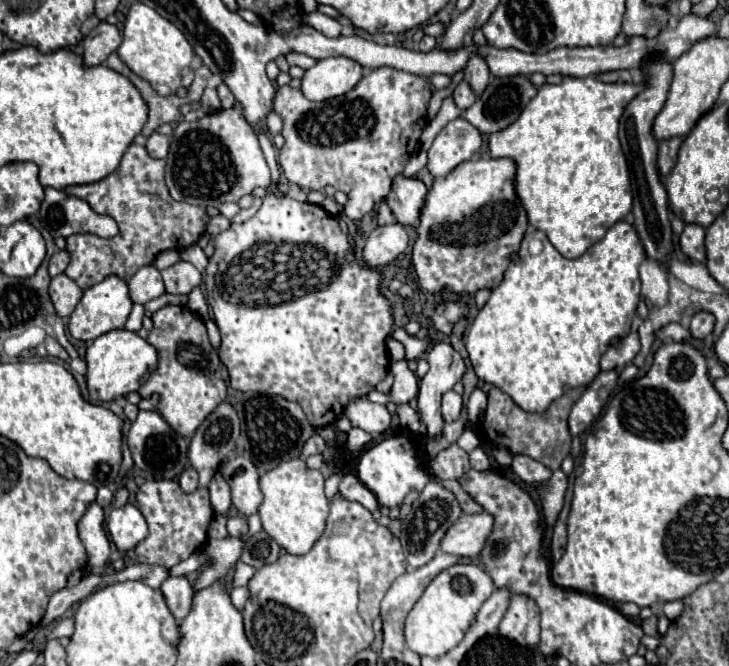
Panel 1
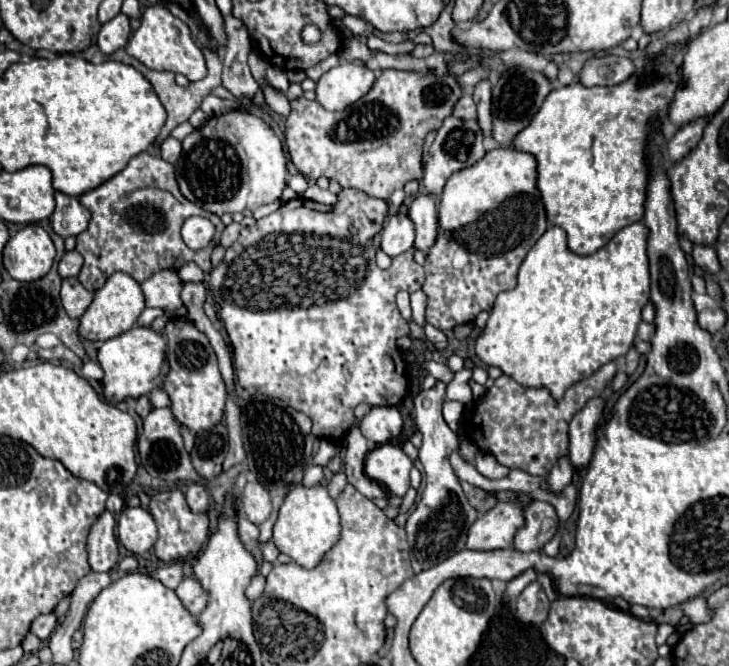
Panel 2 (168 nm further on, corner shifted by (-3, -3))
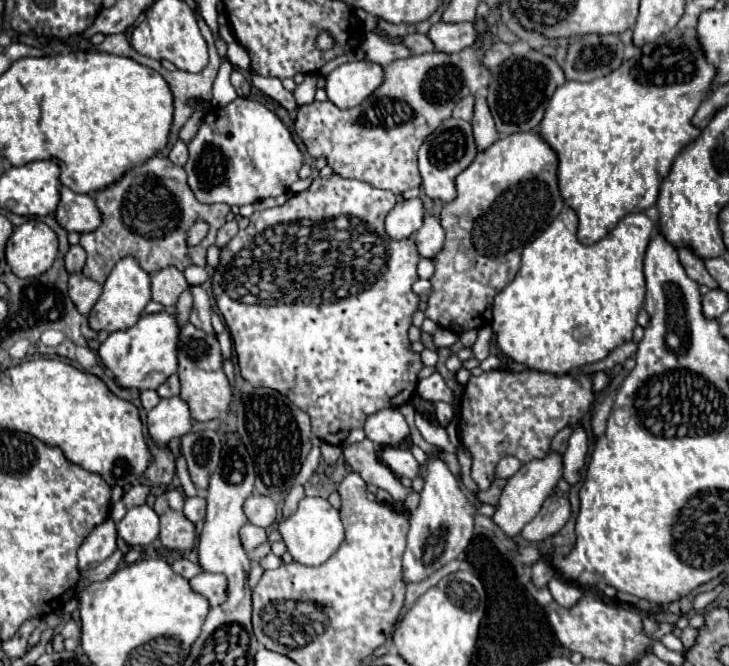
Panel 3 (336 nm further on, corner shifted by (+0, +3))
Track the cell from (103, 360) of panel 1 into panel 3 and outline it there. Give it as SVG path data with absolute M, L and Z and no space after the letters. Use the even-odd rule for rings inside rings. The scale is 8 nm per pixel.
M152 313L142 315L140 321L124 331L114 331L108 339L100 345L98 355L102 363L114 373L114 379L124 389L158 389L172 373L176 373L178 359L176 359L176 343L178 343L178 323L174 315Z

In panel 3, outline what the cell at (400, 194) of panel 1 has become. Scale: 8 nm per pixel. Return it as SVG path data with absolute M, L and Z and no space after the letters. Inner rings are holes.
M426 215L424 225L414 235L414 241L416 241L418 253L422 257L432 259L442 249L442 243L444 243L444 229L442 229L440 221L432 215Z

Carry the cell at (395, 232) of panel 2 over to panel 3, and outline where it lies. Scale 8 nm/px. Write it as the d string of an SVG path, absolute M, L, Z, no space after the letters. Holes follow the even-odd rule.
M402 199L386 217L386 233L392 241L408 239L416 233L424 219L424 205L420 199Z

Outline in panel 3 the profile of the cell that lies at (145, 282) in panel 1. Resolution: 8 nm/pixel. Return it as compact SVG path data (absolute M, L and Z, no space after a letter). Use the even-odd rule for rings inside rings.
M166 267L152 275L152 301L162 303L164 307L176 305L178 295L184 289L188 289L188 283L186 283L182 271L178 271L176 267Z

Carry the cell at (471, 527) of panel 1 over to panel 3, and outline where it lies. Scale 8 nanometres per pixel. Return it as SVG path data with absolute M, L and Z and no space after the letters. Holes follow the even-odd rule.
M548 453L544 459L536 459L530 463L524 463L516 475L512 475L500 495L500 501L496 505L496 513L492 515L492 521L502 529L502 533L510 539L518 537L522 527L534 519L534 515L540 511L544 499L552 495L558 479L562 477L562 457L558 453Z

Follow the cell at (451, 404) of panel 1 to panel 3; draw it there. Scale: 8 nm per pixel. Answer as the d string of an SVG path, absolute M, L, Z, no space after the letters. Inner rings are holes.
M436 403L436 419L442 427L446 427L452 421L452 407L448 403Z

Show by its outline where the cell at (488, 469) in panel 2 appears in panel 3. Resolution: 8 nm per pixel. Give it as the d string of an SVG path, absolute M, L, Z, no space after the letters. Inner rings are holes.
M504 457L504 459L498 461L498 465L494 469L494 475L502 477L502 479L508 479L508 477L512 477L520 469L520 465L522 463L516 457Z

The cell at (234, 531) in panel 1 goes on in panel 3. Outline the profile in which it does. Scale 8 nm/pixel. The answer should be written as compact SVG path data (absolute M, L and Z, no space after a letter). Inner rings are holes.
M246 523L246 525L240 529L240 539L242 539L244 549L246 549L248 553L252 553L258 545L262 545L262 543L268 539L268 535L266 535L266 531L264 531L262 527L256 527L256 525L252 525L252 523Z

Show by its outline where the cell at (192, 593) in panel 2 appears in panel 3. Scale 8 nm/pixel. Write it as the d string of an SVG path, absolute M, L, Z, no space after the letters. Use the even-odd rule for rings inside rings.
M200 573L190 579L192 591L204 595L210 603L210 607L220 605L226 599L226 579L222 575L214 573Z

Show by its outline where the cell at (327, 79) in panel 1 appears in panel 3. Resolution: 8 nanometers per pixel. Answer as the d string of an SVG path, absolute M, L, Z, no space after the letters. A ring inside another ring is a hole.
M354 61L336 67L326 77L326 95L338 109L360 105L384 79L384 69L372 61Z

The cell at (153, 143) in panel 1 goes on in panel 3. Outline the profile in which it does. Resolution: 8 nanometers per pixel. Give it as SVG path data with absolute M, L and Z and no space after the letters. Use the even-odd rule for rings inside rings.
M176 141L176 145L170 149L170 153L168 153L168 159L170 161L174 161L176 165L184 165L186 163L186 159L188 159L188 149L186 149L186 143L184 141Z

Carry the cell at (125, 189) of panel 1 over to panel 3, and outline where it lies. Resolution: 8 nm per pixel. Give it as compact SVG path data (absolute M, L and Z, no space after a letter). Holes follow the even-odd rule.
M150 157L148 161L144 161L142 165L138 167L132 167L128 169L116 183L100 189L94 193L94 201L96 201L96 207L102 215L102 223L98 229L90 231L90 233L82 233L80 235L80 245L84 247L84 251L88 253L88 259L86 259L86 265L82 269L82 273L98 283L104 283L106 277L110 275L112 267L124 259L126 255L132 255L136 257L136 261L140 263L140 267L152 275L164 267L176 267L180 271L184 271L188 265L206 265L206 249L210 245L214 245L214 239L216 239L216 231L226 223L226 215L230 211L228 205L202 205L200 201L196 201L194 193L188 189L188 183L186 183L186 173L182 167L174 165L172 161L168 161L168 157ZM196 219L204 219L208 221L210 225L210 231L206 235L206 239L196 245L196 247L188 247L186 245L186 231L188 227L196 221Z

